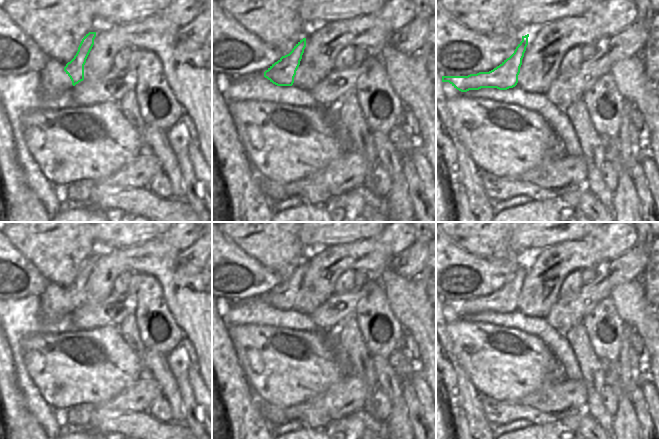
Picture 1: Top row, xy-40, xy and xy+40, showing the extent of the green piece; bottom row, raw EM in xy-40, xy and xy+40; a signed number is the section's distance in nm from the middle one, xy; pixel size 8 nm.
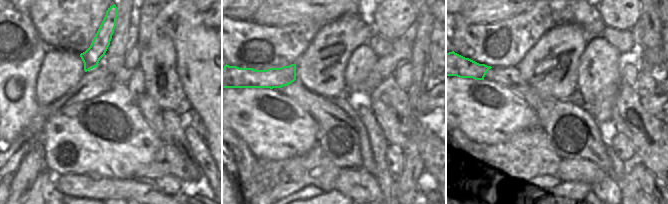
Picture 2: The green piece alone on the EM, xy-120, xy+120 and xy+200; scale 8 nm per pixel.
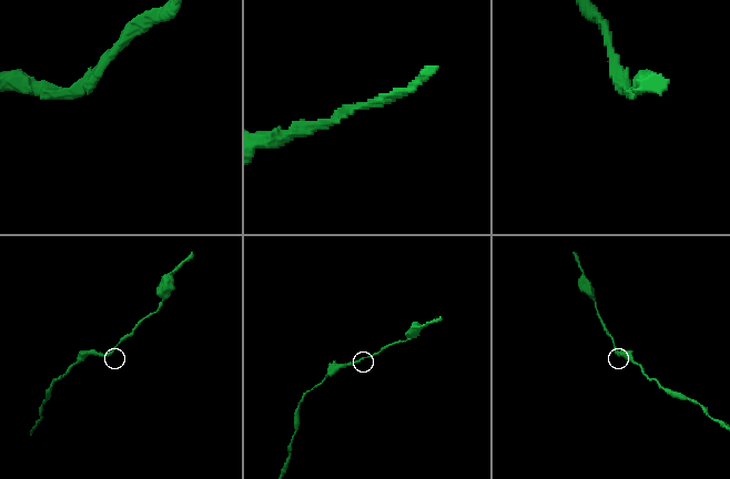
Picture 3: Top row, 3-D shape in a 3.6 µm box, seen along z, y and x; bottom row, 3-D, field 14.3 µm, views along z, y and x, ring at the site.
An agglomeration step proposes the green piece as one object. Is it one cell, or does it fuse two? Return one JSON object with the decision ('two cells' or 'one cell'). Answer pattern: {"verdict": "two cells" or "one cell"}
{"verdict": "one cell"}

